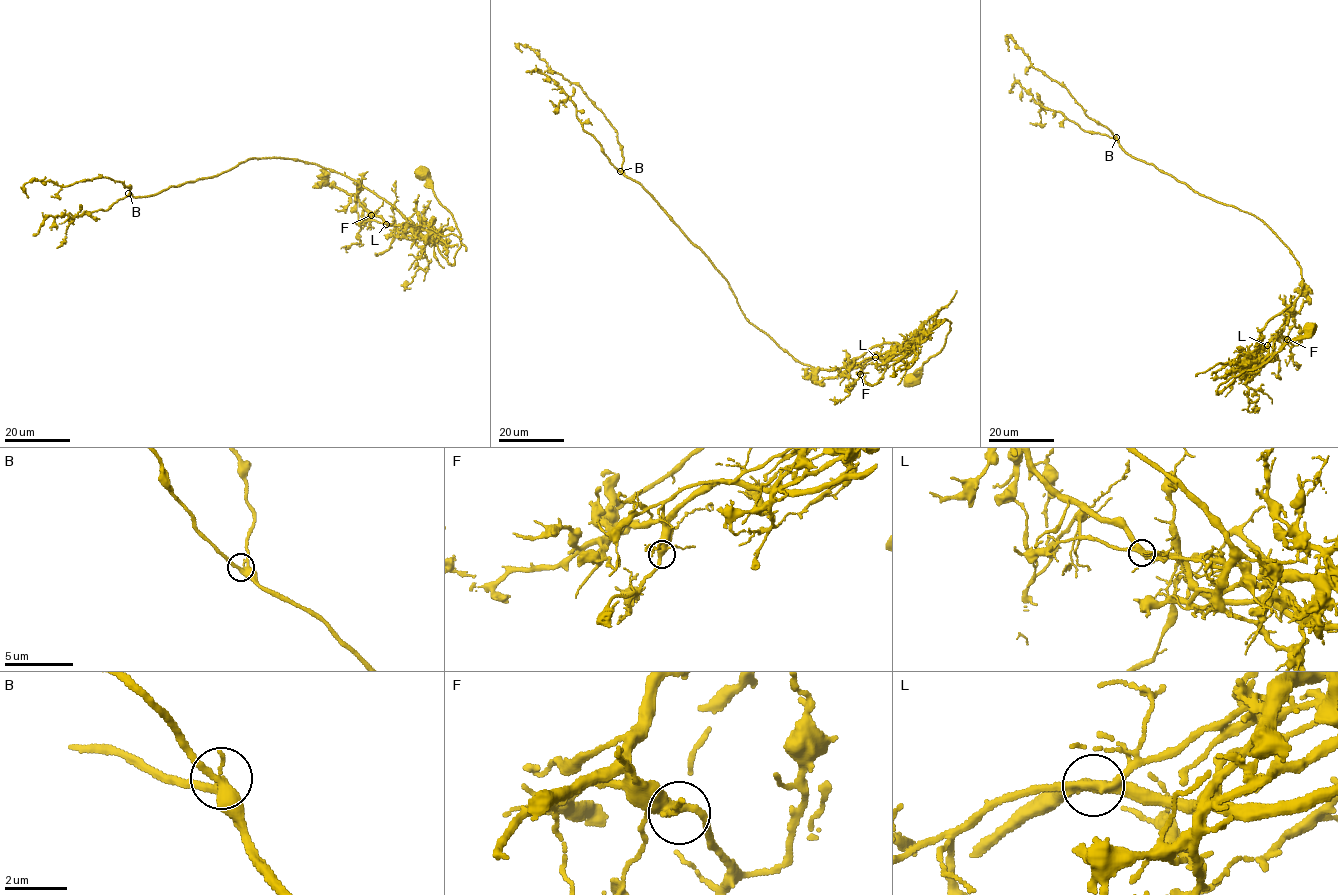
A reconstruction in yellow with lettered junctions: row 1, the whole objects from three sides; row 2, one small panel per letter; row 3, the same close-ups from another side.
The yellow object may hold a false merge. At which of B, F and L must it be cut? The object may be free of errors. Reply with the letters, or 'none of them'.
L

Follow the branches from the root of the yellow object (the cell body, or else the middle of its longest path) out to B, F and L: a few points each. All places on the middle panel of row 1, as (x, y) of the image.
B: (911, 378), (943, 347), (951, 322), (911, 346), (875, 345), (838, 368), (795, 361), (620, 171)
F: (911, 378), (943, 347), (951, 322), (944, 319), (912, 345), (899, 346), (872, 358), (860, 374)
L: (911, 378), (943, 347), (951, 322), (944, 319), (912, 345), (899, 346), (876, 357)

